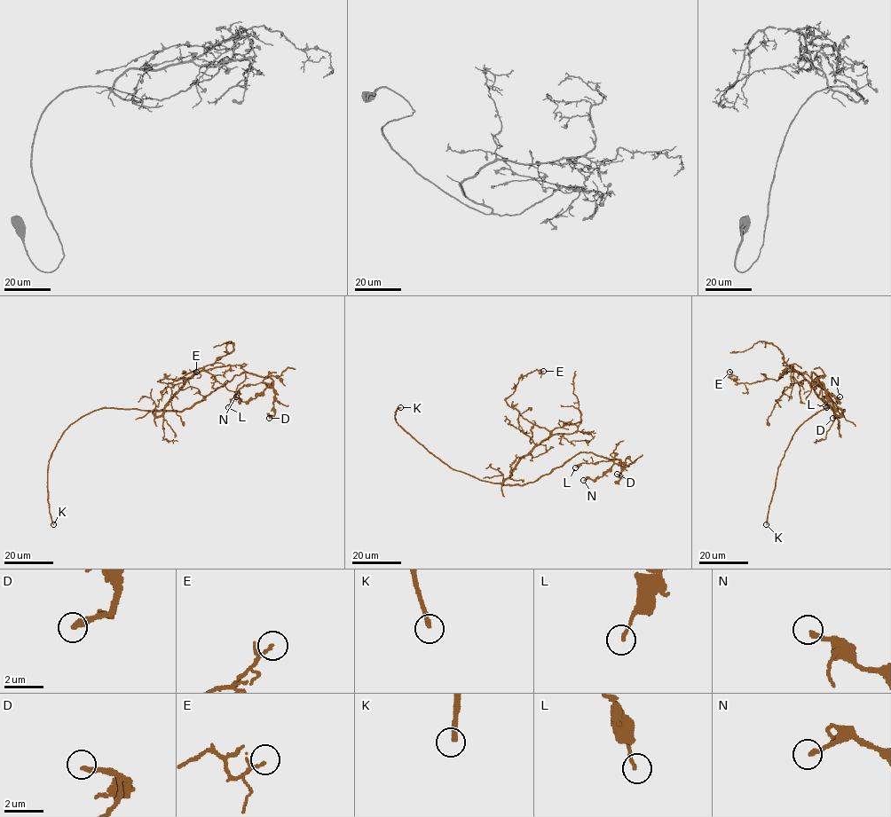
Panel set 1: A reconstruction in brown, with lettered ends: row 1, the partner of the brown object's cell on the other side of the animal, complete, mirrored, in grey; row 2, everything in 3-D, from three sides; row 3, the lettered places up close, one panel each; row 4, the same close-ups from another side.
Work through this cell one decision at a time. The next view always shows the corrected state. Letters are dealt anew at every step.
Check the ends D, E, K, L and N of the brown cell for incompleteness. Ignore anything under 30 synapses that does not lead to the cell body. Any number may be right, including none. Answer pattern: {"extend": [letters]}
{"extend": ["D", "K"]}

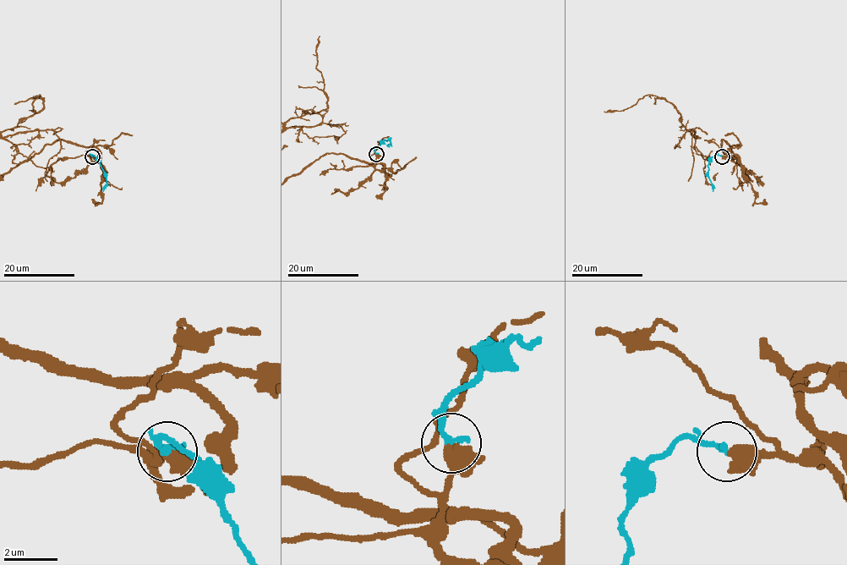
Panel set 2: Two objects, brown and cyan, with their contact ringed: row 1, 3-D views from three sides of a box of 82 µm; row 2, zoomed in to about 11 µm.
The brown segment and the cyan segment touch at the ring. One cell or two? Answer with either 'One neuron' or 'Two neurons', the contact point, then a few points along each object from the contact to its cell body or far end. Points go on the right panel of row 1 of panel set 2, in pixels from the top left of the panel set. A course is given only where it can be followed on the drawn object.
One neuron. Place: (722, 156). Course of cyan: (722, 156), (715, 154), (707, 166), (713, 191)

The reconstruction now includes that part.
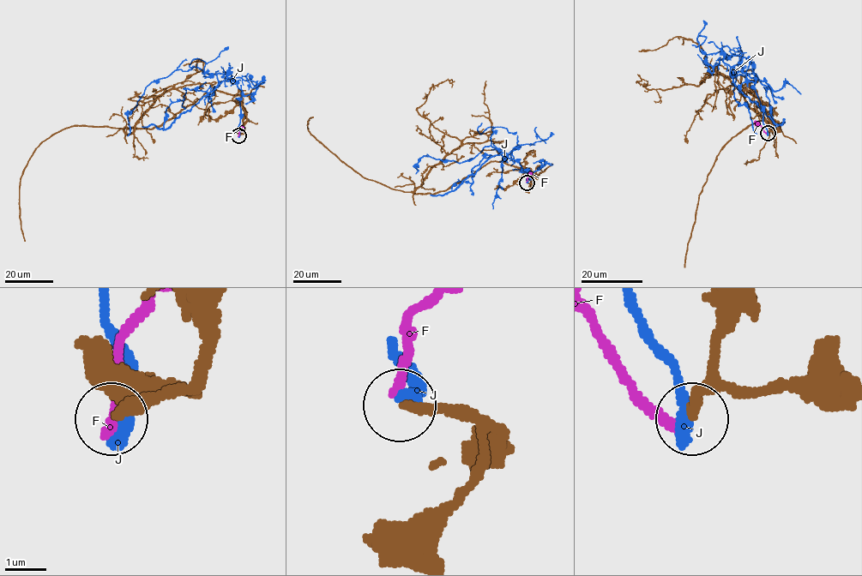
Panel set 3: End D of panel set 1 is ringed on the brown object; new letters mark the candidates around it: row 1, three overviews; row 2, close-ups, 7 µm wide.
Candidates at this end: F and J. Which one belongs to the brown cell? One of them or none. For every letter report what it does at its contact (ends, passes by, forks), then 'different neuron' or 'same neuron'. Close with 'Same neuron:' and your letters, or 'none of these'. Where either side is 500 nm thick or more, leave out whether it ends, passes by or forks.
F: it ends; different neuron
J: it ends; different neuron
Same neuron: none of these

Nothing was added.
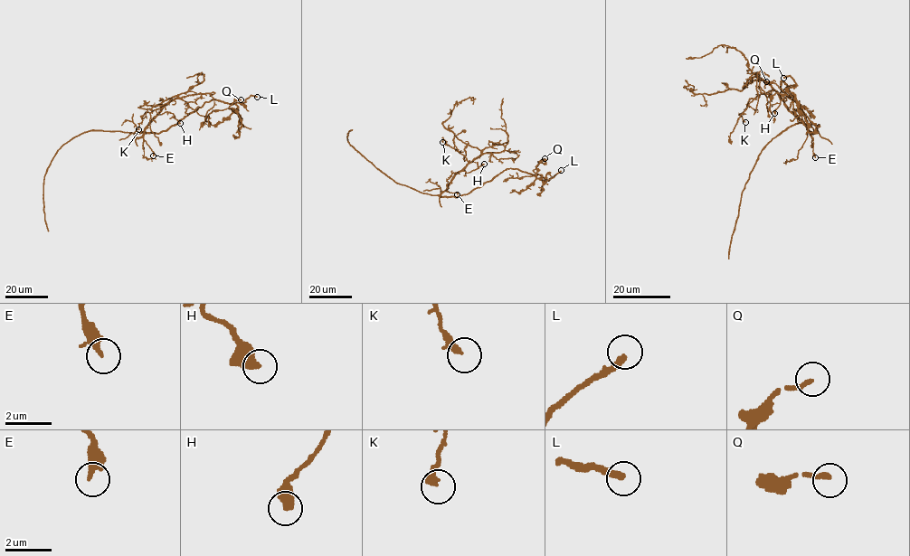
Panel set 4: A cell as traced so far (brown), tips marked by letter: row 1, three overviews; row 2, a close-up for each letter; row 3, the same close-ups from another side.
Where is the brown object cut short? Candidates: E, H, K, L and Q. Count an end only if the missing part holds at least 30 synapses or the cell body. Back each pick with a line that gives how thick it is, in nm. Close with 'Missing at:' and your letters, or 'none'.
L: Thickness 280 nm
Missing at: L

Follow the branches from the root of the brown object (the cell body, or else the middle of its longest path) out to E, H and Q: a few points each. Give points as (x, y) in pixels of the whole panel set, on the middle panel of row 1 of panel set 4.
E: (436, 195), (447, 190), (457, 194)
H: (436, 195), (446, 189), (458, 173), (468, 173), (484, 164)
Q: (436, 195), (459, 197), (469, 193), (509, 168), (539, 174), (541, 178), (537, 178), (533, 170), (545, 158)

